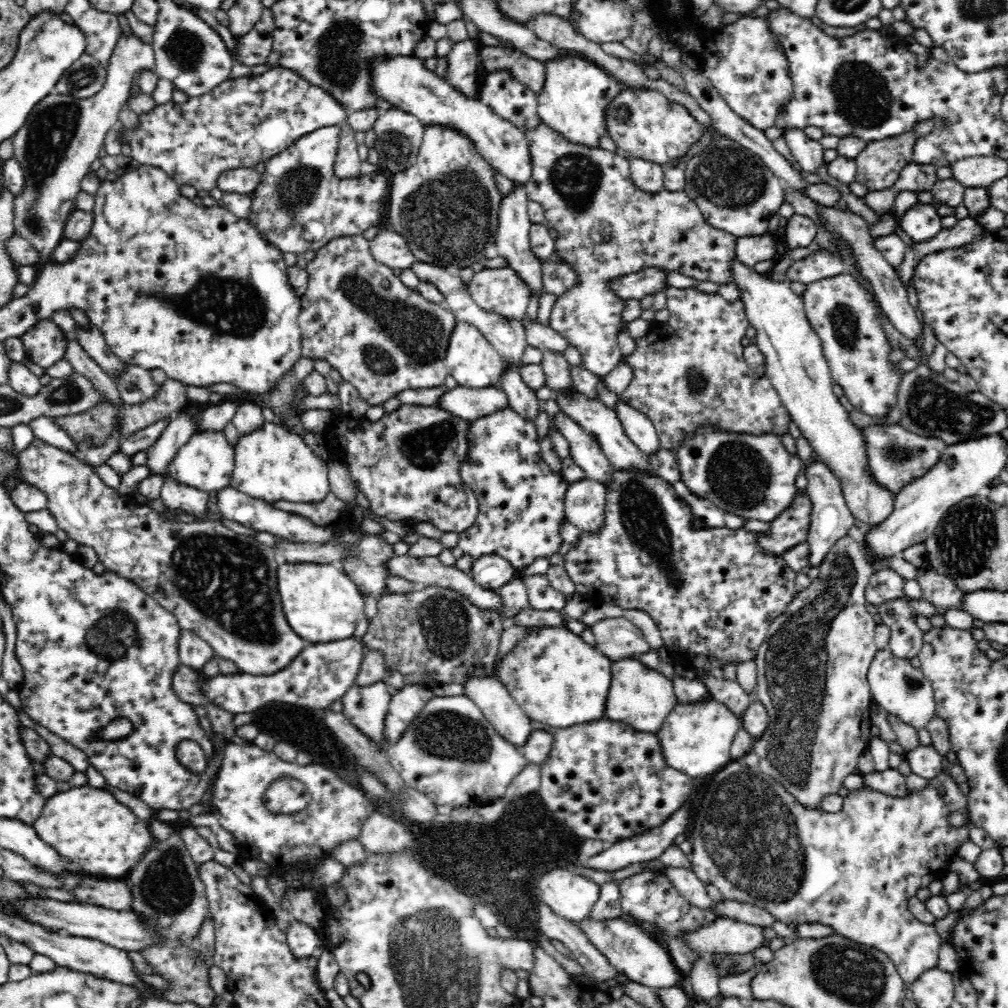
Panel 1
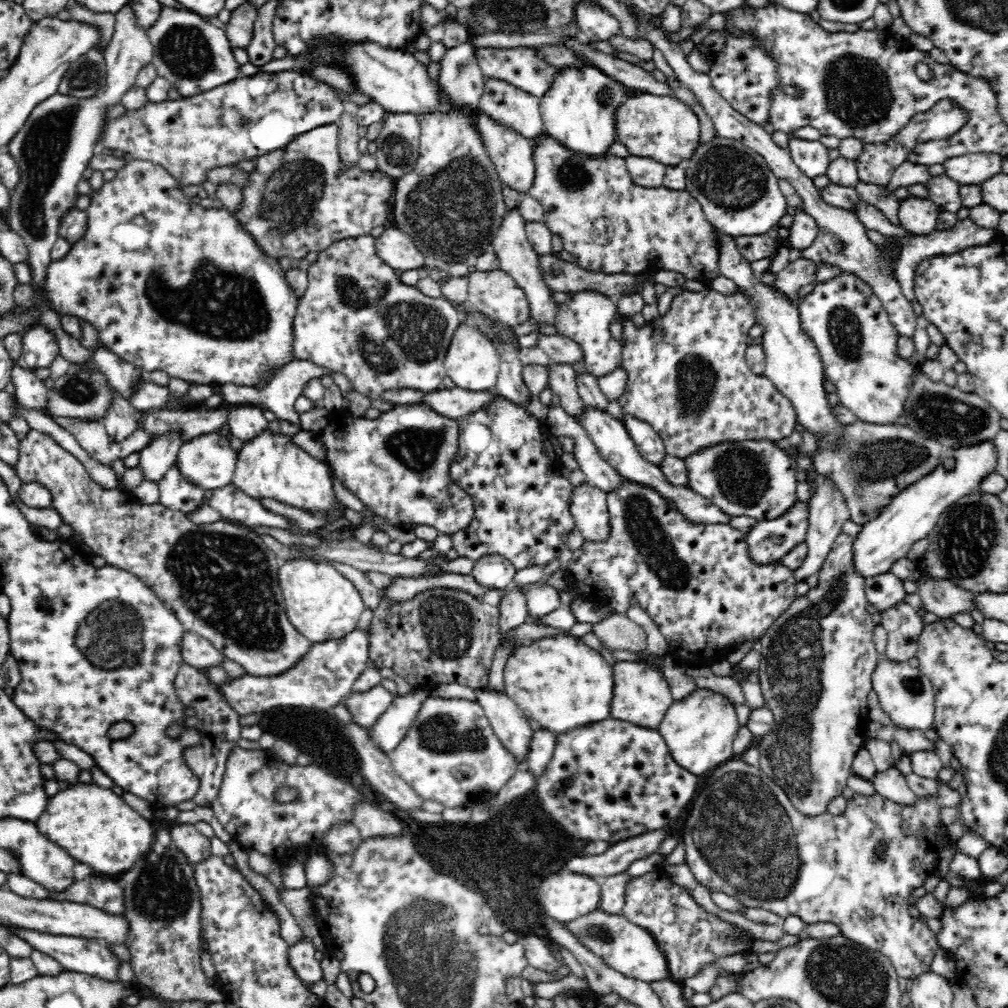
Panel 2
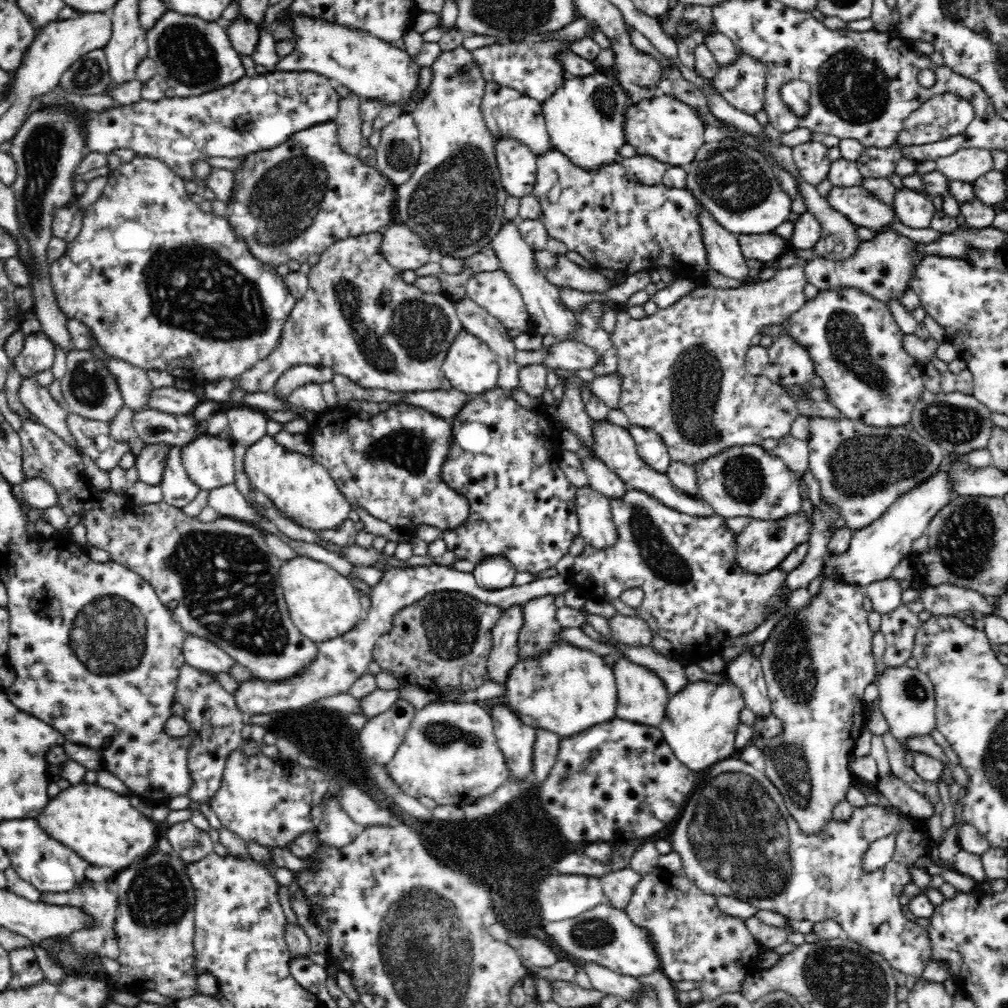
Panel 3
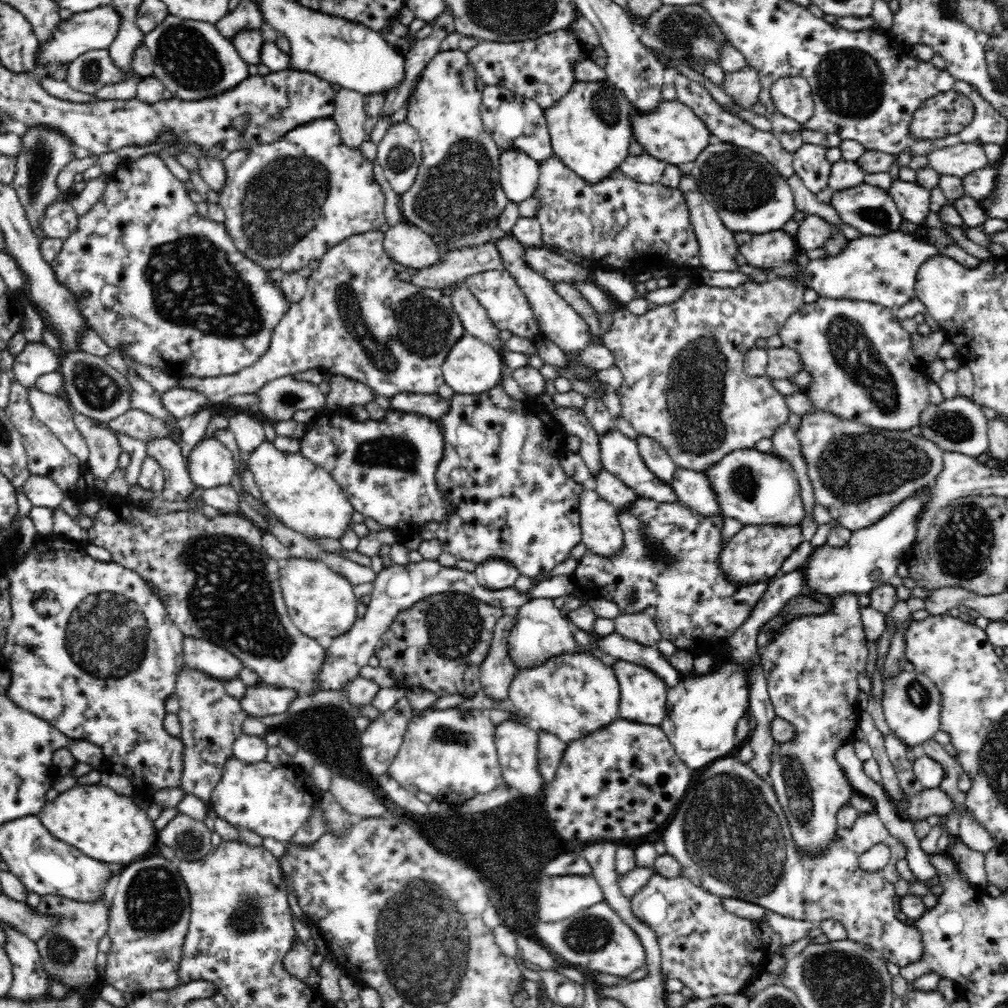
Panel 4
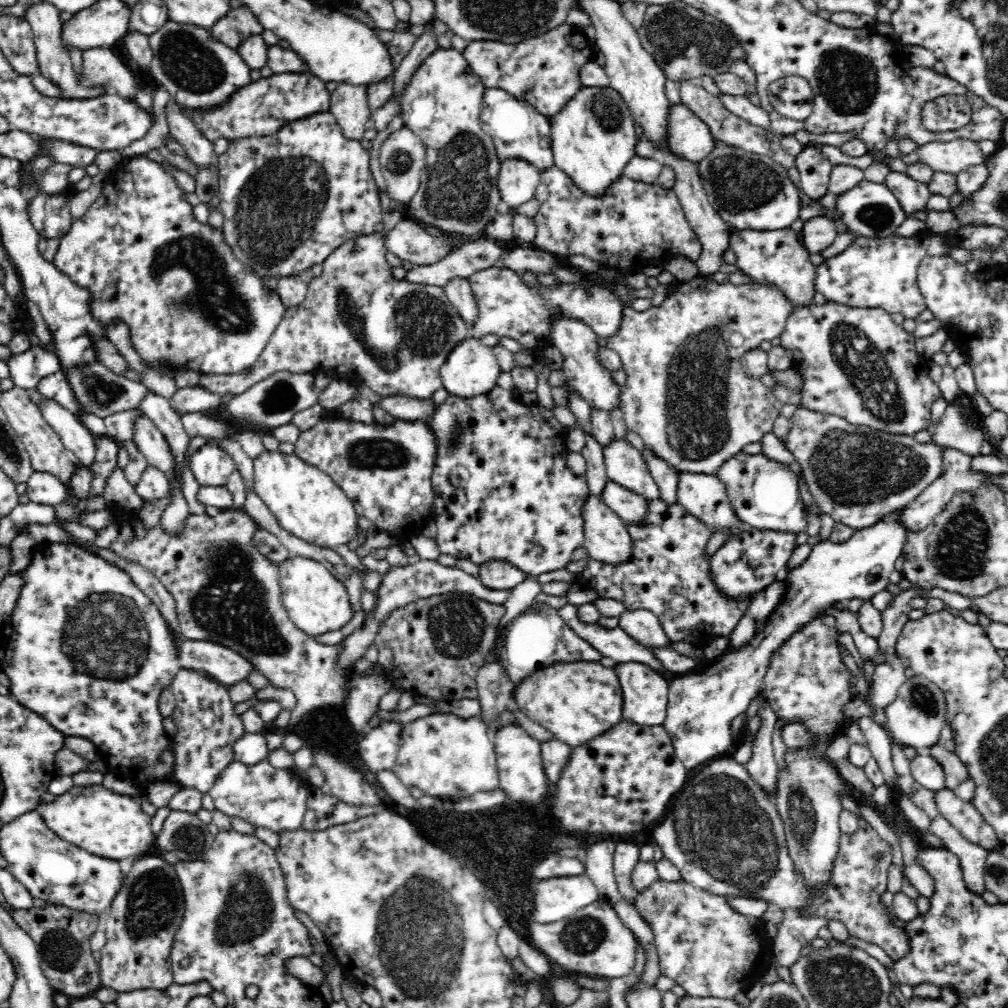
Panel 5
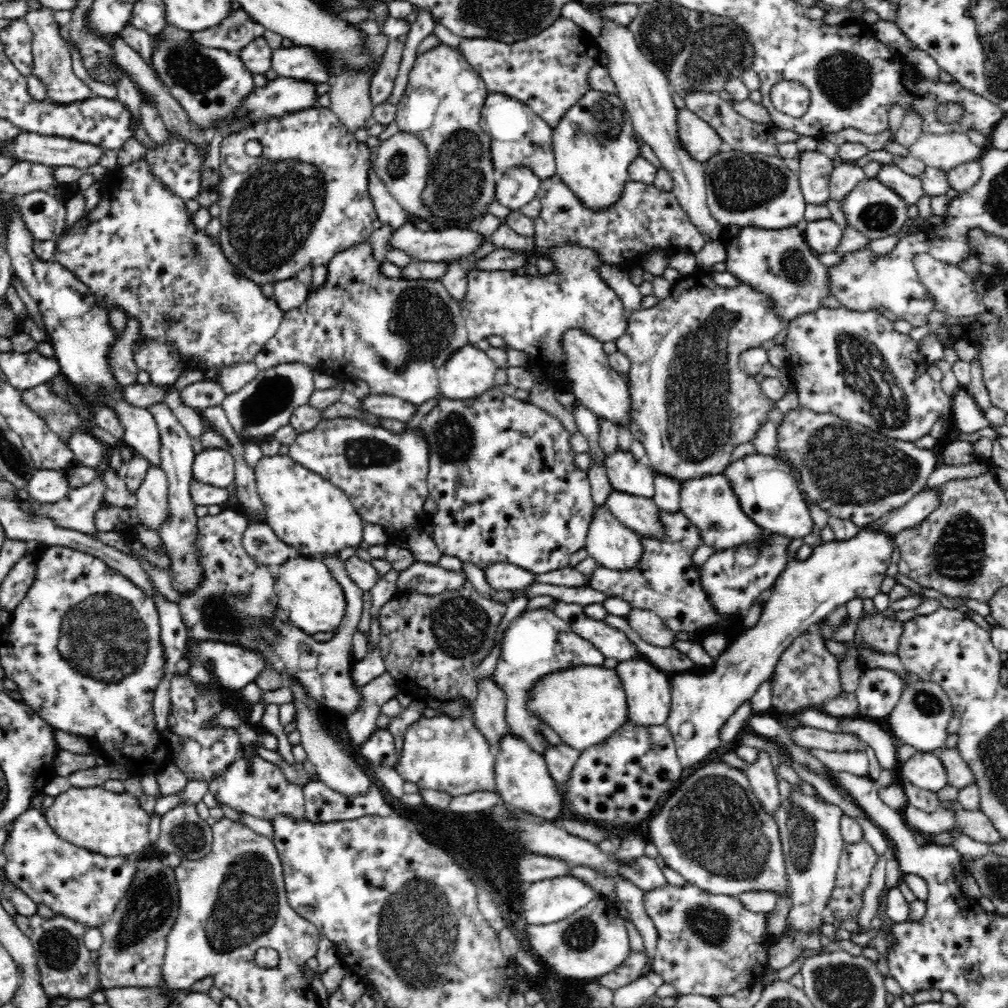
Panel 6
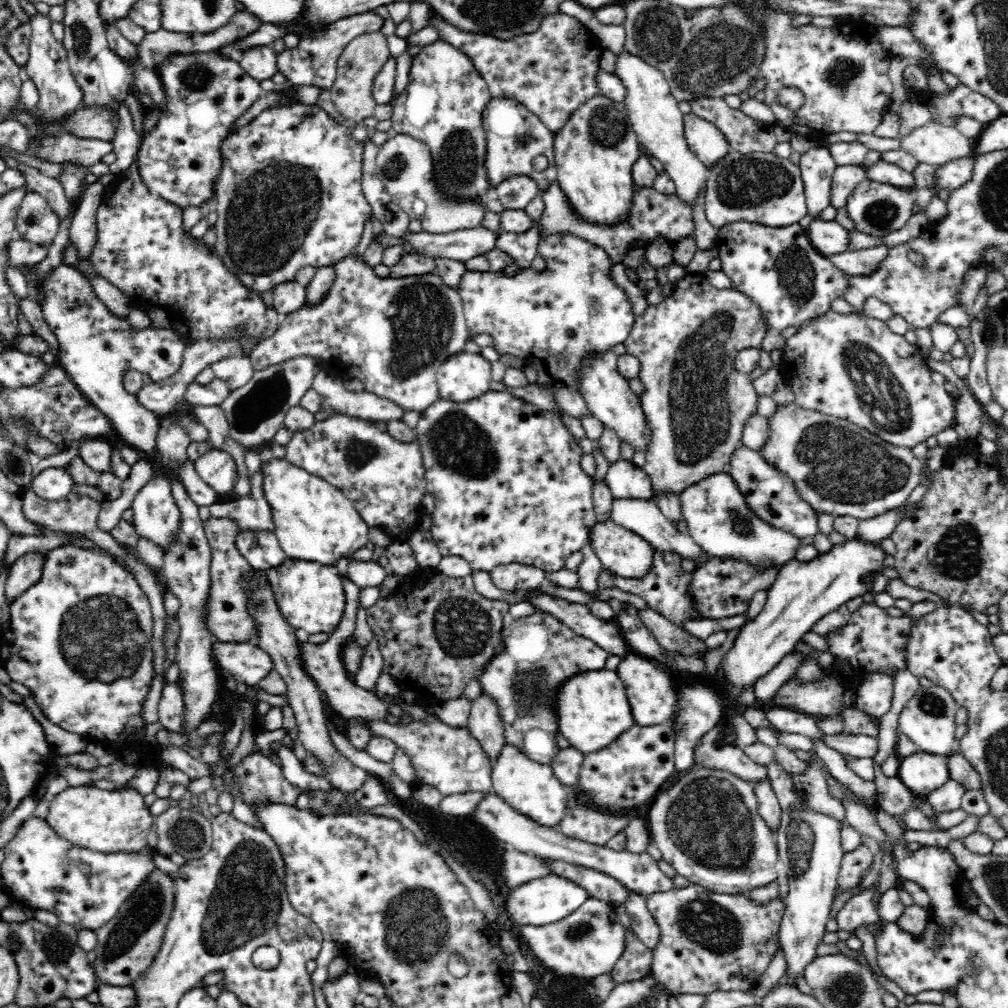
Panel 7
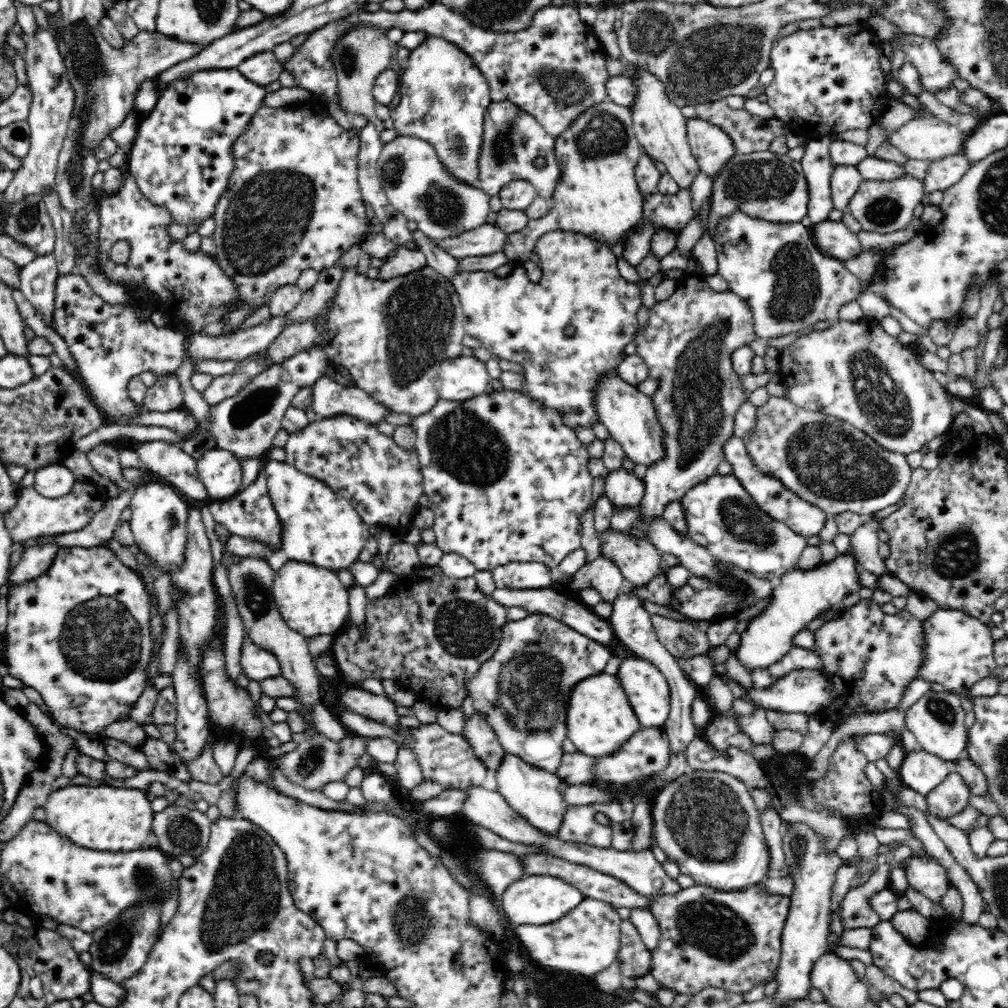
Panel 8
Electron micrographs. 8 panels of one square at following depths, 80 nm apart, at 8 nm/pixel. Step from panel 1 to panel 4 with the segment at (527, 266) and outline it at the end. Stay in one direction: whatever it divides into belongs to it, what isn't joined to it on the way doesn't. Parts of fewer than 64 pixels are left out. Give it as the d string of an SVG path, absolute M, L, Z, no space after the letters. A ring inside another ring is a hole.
M506 232L503 237L494 240L494 245L500 251L503 268L509 272L512 280L516 281L520 290L524 293L534 319L538 323L538 330L544 337L558 344L563 352L578 352L584 346L590 345L590 331L588 324L558 295L554 289L554 283L549 281L533 268L530 268L525 261L525 252L528 250L512 232Z

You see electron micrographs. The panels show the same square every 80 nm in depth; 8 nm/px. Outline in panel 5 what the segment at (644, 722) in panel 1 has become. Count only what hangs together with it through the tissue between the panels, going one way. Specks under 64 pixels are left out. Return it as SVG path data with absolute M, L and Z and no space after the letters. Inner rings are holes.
M639 662L617 663L614 670L622 689L624 720L646 726L662 725L667 715L670 681L648 665Z

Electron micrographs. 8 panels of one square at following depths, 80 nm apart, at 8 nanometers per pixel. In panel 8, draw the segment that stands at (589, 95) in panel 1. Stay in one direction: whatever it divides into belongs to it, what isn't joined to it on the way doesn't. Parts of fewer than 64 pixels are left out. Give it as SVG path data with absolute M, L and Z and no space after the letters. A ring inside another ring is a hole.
M605 99L580 112L572 120L572 124L555 137L555 157L560 174L553 192L554 200L549 201L549 212L542 218L530 219L522 230L506 233L502 252L509 258L509 263L515 267L522 267L530 261L530 256L536 253L535 246L538 239L552 230L582 233L607 244L627 240L630 230L642 220L643 197L636 184L635 166L644 154L645 149L636 138L628 107Z

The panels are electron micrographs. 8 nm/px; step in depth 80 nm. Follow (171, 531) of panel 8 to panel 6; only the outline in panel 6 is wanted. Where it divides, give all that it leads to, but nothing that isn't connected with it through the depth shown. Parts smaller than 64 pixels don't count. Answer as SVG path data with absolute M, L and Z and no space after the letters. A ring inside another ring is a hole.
M151 466L135 495L140 522L152 530L160 528L168 516L169 483L164 470Z

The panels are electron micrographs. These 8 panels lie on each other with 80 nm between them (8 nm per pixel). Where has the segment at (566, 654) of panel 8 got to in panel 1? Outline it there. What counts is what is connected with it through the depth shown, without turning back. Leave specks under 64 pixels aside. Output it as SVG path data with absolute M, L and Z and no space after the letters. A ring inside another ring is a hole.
M533 574L523 577L529 596L529 606L536 610L562 611L569 601L566 594L552 587L546 574Z

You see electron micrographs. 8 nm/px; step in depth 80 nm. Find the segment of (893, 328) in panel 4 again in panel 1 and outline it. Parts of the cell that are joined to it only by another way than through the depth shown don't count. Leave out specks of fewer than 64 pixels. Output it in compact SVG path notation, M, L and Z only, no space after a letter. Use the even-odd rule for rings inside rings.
M844 272L806 284L801 297L807 319L822 341L832 380L842 386L844 396L859 412L876 419L887 417L889 410L897 406L896 390L902 373L896 371L896 364L888 361L893 348L882 331L872 295Z

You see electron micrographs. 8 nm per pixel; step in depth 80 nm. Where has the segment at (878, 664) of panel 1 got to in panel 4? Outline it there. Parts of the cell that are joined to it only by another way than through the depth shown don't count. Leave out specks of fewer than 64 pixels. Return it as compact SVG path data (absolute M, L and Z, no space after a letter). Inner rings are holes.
M902 670L900 674L884 679L881 705L890 730L909 747L932 740L940 730L940 691L925 674Z

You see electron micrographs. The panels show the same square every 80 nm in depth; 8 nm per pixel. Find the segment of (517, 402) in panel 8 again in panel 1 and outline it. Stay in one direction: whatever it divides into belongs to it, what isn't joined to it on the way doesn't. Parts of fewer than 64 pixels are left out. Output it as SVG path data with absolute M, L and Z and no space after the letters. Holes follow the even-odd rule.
M510 408L470 422L470 452L460 470L460 477L475 492L479 511L476 522L460 533L458 546L465 554L474 558L498 555L520 571L540 556L551 556L559 552L563 539L558 530L560 522L565 518L564 496L569 482L548 468L540 449L535 424L523 420Z

